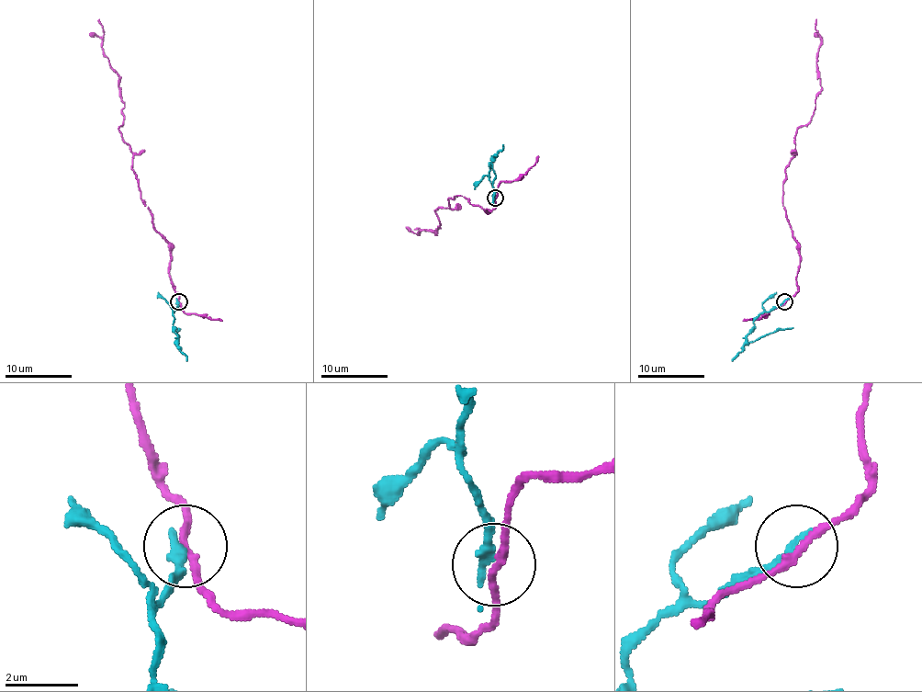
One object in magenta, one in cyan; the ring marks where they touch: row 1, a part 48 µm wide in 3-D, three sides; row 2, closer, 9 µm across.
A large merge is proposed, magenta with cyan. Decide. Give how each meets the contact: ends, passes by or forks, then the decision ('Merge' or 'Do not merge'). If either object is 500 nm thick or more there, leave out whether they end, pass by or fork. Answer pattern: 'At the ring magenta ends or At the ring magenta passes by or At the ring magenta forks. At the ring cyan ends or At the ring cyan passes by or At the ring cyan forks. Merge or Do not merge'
At the ring magenta passes by. At the ring cyan ends. Do not merge

